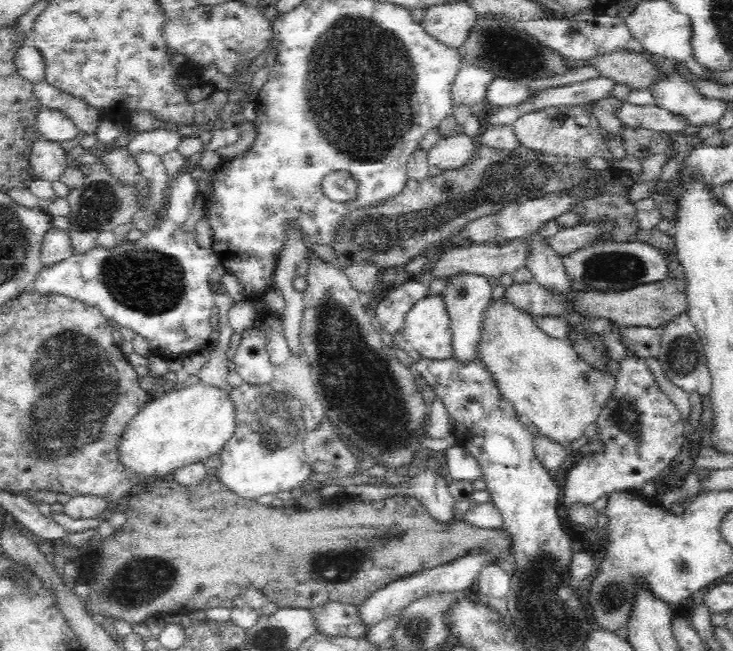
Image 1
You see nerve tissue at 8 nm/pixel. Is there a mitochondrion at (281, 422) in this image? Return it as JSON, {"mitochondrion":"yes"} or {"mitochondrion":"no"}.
{"mitochondrion":"yes"}

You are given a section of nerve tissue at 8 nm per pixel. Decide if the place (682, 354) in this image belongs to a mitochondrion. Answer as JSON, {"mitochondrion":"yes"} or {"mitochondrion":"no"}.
{"mitochondrion":"yes"}

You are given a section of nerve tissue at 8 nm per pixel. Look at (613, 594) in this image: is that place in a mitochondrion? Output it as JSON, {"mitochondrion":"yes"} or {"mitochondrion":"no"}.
{"mitochondrion":"yes"}

